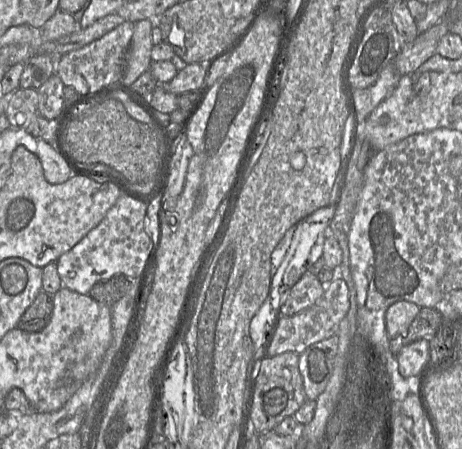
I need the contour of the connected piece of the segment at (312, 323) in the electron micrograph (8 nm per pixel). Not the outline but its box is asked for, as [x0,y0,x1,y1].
[267,277,350,356]

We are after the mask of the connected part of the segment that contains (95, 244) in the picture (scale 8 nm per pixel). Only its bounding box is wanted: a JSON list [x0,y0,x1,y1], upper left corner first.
[56,193,153,294]

